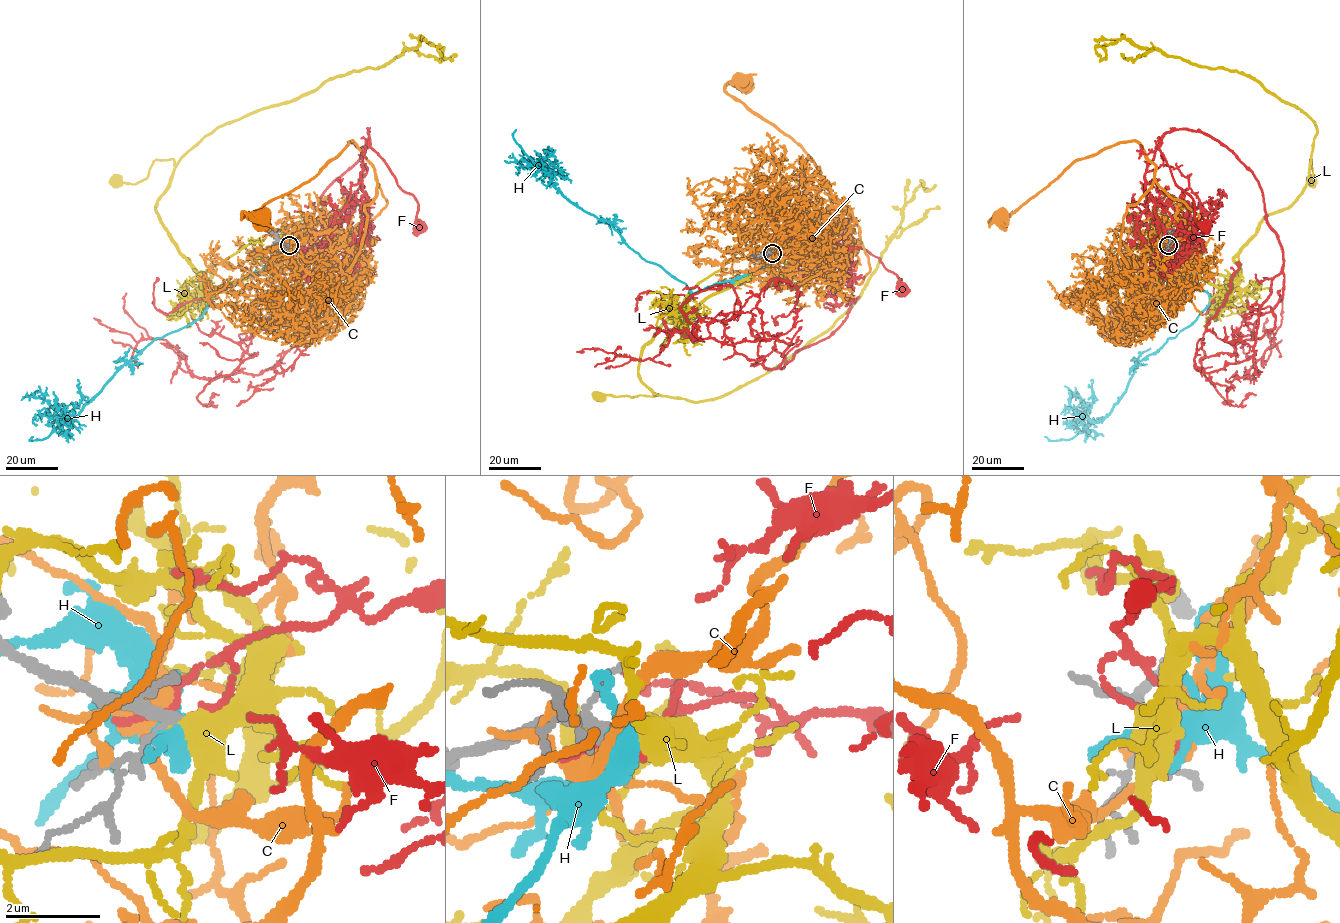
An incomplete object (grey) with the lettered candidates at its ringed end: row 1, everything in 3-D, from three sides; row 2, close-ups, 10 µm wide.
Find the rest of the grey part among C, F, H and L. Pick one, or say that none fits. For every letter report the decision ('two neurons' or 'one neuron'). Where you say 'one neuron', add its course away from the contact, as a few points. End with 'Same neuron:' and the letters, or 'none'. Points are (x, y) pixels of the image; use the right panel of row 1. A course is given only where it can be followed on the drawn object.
C: two neurons
F: two neurons
H: two neurons
L: one neuron; course (1167, 246), (1173, 243), (1203, 279), (1232, 287), (1242, 246), (1265, 217), (1301, 193), (1311, 159), (1313, 181)
Same neuron: L

